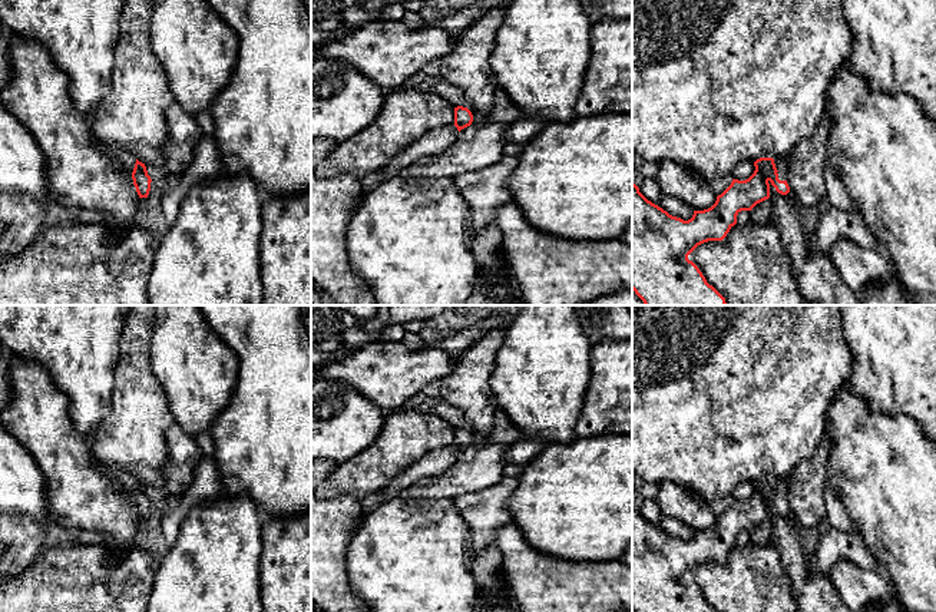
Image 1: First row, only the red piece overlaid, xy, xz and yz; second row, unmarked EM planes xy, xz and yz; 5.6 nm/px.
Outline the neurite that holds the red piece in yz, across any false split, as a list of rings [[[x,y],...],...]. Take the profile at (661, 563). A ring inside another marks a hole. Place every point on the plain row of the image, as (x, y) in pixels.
[[[760,479],[754,483],[754,494],[745,500],[732,500],[731,506],[717,517],[715,525],[704,532],[694,532],[691,540],[669,536],[648,522],[632,503],[632,611],[634,612],[717,612],[710,606],[699,589],[688,576],[701,565],[722,562],[737,545],[741,532],[751,532],[770,519],[770,507],[781,516],[790,513],[785,500],[785,482]]]

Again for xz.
[[[454,429],[454,443],[423,456],[413,467],[400,473],[384,490],[363,500],[366,513],[371,512],[380,502],[396,497],[404,489],[426,477],[436,477],[444,473],[462,450],[470,447],[473,436],[467,429]]]

